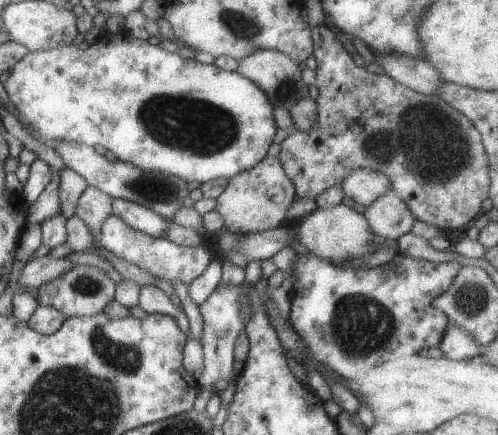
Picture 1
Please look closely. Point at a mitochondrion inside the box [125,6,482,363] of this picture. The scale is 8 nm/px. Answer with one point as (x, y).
(439, 154)

